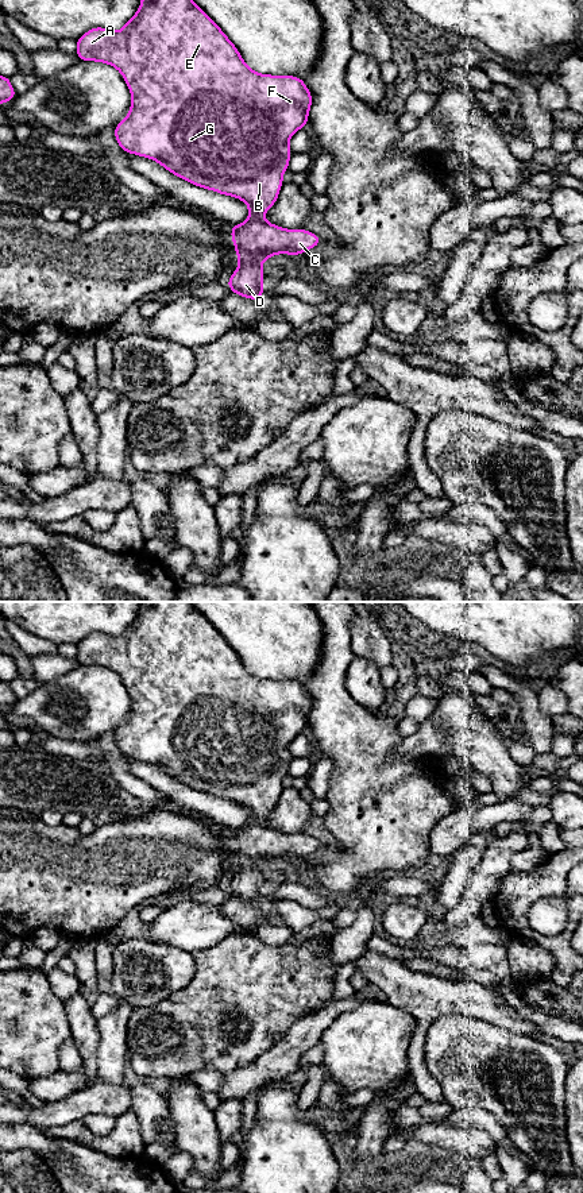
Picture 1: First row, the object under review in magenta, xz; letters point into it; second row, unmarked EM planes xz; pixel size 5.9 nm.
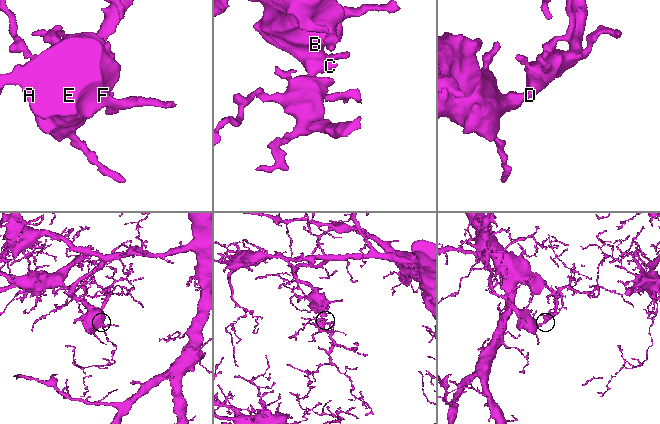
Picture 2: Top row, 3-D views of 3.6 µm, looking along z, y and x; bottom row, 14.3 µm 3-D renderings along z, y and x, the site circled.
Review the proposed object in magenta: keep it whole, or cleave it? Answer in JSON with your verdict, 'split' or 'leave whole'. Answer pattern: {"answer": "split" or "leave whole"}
{"answer": "leave whole"}

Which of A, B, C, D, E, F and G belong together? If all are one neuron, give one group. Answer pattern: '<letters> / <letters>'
A B C D E F G

